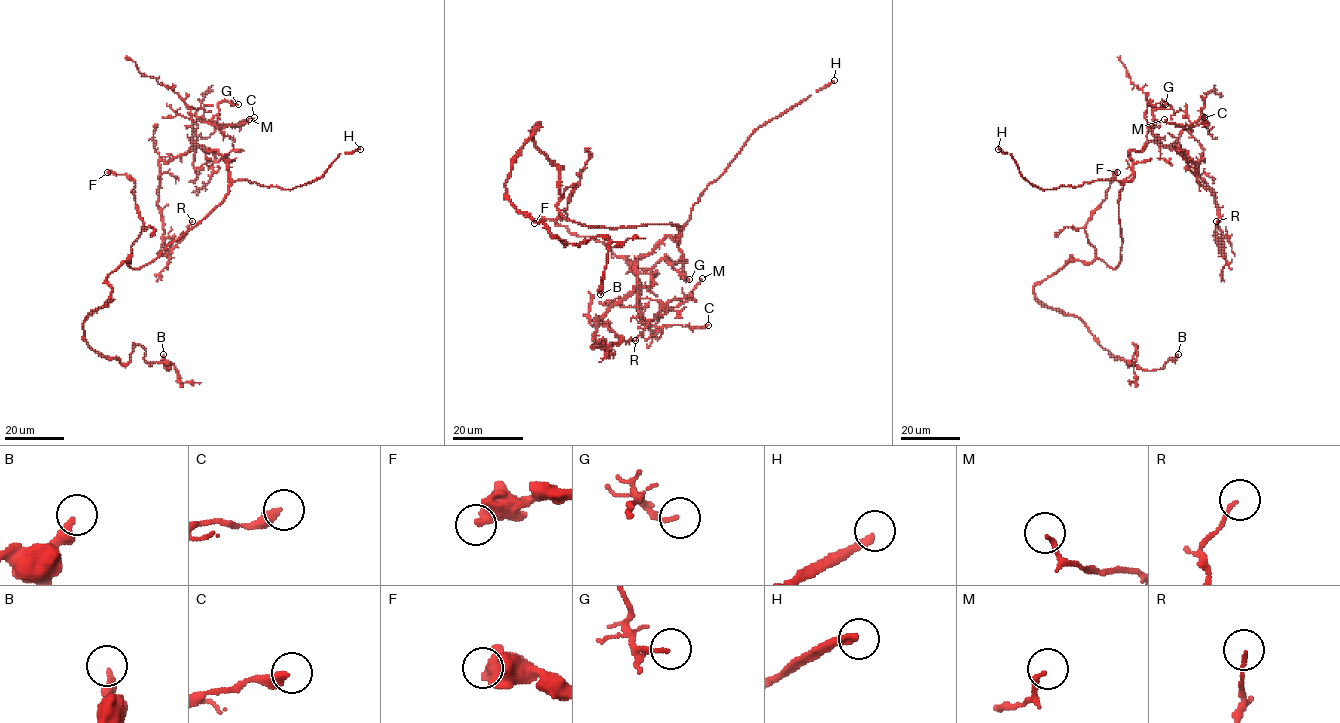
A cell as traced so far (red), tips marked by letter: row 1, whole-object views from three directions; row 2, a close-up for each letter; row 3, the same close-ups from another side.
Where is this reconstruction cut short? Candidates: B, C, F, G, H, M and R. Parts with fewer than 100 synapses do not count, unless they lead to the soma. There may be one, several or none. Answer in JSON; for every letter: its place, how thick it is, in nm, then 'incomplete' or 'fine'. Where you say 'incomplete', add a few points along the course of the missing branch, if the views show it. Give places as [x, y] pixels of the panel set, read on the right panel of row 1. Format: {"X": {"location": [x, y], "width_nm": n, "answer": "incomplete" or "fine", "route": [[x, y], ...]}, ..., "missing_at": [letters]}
{"B": {"location": [1178, 354], "width_nm": 320, "answer": "fine"}, "C": {"location": [1204, 117], "width_nm": 360, "answer": "fine"}, "F": {"location": [1117, 172], "width_nm": 550, "answer": "fine"}, "G": {"location": [1165, 104], "width_nm": 150, "answer": "fine"}, "H": {"location": [998, 149], "width_nm": 260, "answer": "incomplete", "route": [[998, 149], [984, 157], [976, 171]]}, "M": {"location": [1164, 119], "width_nm": 150, "answer": "fine"}, "R": {"location": [1216, 221], "width_nm": 140, "answer": "fine"}, "missing_at": ["H"]}

